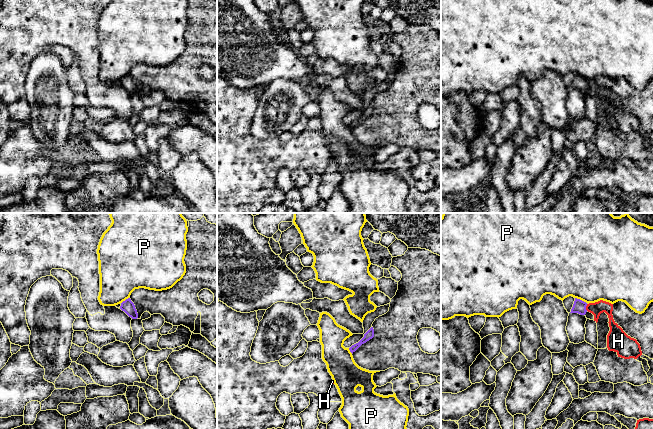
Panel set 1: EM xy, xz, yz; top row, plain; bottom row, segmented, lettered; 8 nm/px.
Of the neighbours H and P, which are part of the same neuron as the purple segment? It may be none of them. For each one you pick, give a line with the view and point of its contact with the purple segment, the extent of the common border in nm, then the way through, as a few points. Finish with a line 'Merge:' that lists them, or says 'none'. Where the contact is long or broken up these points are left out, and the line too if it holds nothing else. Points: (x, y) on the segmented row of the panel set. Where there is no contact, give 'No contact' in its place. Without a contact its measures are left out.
H: Touches purple at yz (585, 307). Shared border 60 nm. Path across: yz (579, 306), (585, 307), (597, 308)
Merge: H

